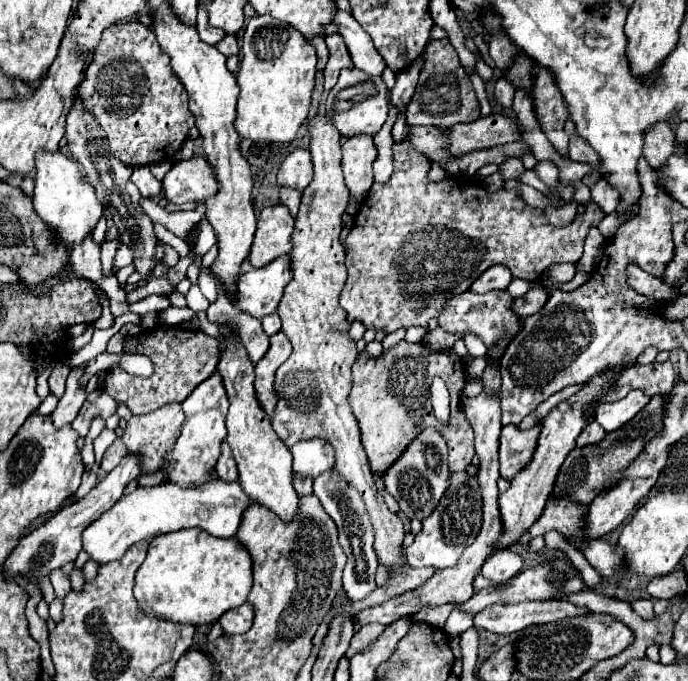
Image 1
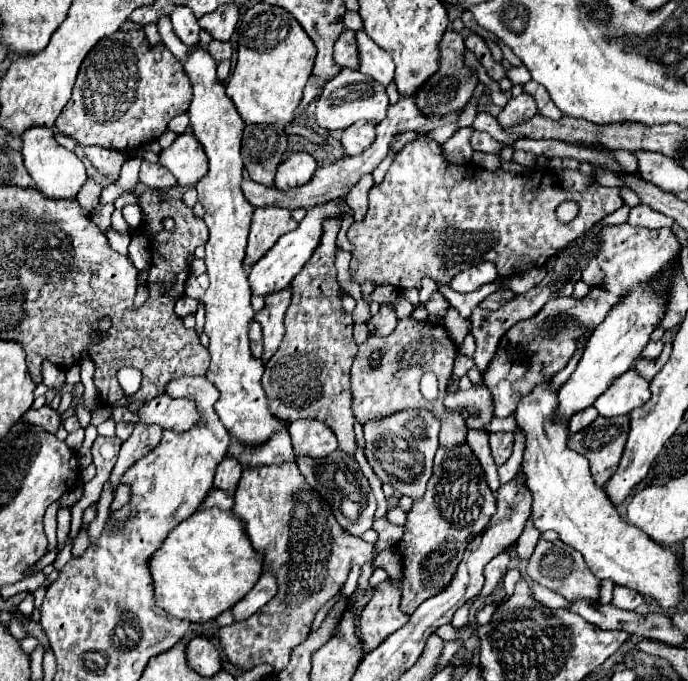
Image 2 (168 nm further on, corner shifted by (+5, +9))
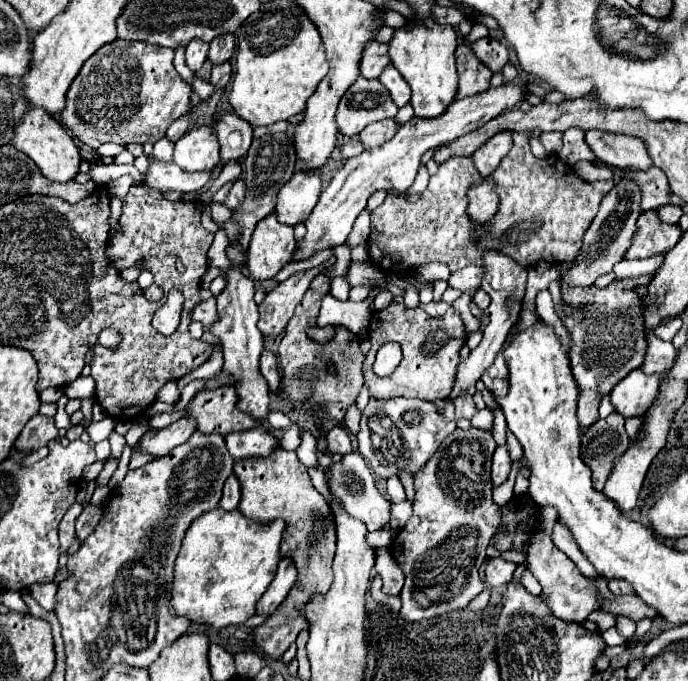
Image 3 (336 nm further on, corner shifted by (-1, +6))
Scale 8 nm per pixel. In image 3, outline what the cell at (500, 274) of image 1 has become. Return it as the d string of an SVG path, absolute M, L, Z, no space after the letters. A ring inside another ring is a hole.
M464 267L456 273L452 273L450 281L448 281L448 285L452 289L458 289L462 293L480 289L480 283L482 283L482 267Z

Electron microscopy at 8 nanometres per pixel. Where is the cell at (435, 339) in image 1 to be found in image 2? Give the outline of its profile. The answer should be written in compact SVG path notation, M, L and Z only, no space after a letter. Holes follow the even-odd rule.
M434 292L430 298L428 298L428 302L426 302L426 310L428 310L428 314L430 316L436 316L438 318L438 322L442 322L442 318L444 318L444 314L446 314L446 310L450 308L450 304L446 302L446 298L438 292Z

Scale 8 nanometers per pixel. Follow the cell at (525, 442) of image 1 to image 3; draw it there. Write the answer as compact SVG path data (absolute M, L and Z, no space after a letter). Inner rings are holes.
M498 445L494 451L494 463L492 463L492 483L500 485L508 479L508 473L512 469L512 459L508 457L506 445Z

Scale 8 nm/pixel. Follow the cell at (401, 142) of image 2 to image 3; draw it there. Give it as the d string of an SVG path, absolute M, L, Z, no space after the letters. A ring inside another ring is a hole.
M506 83L506 85L500 85L500 87L490 87L490 89L486 89L478 95L472 95L472 97L466 97L466 99L460 99L460 101L452 101L448 105L446 113L442 113L438 117L432 117L432 119L412 117L410 121L400 125L396 135L390 141L386 141L382 147L364 151L358 157L348 159L344 163L344 167L334 175L332 183L322 191L320 201L316 203L310 217L306 219L306 235L298 243L298 247L292 255L292 261L304 261L304 259L310 259L312 255L316 255L322 249L332 249L332 247L342 245L346 241L356 217L366 207L368 197L374 191L378 191L378 189L386 189L386 191L398 189L398 191L404 193L414 183L420 159L428 149L450 143L458 137L464 137L466 133L470 133L470 131L478 129L480 125L488 123L490 119L494 119L502 111L508 111L514 105L518 105L518 101L524 95L526 95L524 85Z

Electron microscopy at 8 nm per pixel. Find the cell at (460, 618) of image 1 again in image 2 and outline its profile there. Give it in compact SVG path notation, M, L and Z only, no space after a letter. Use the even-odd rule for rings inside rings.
M502 552L498 556L494 556L486 568L484 568L484 588L482 588L480 594L474 598L468 600L467 604L473 604L477 599L485 596L490 596L492 590L498 586L498 582L504 578L506 570L508 570L508 562L510 562L510 554L508 552Z

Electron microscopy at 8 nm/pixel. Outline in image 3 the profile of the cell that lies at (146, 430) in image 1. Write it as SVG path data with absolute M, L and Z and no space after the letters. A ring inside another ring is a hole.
M234 387L204 389L194 395L186 409L186 419L194 419L200 433L228 435L232 431L252 429L260 423L236 409Z

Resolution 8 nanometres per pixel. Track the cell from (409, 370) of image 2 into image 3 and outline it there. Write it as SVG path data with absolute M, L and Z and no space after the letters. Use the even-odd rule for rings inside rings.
M390 303L382 311L372 313L370 321L370 343L372 349L364 361L364 381L372 397L386 401L386 397L416 397L424 401L446 399L454 389L454 373L458 367L458 351L466 341L466 331L460 321L460 315L454 309L448 309L444 317L434 319L428 313L418 309L406 309L404 303ZM388 341L396 341L402 345L402 363L390 377L376 377L372 373L372 363L378 347Z

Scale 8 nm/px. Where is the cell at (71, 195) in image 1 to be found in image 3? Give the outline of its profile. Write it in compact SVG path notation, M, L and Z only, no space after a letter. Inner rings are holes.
M28 109L24 113L22 123L16 127L16 135L12 143L16 145L16 149L26 153L38 165L42 175L48 177L50 181L68 183L80 173L82 159L78 155L78 147L74 145L72 137L66 133L66 129L56 119L52 119L44 109Z

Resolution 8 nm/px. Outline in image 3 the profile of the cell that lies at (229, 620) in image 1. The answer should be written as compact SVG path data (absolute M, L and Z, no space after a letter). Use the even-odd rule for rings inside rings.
M282 559L278 563L278 571L276 571L274 581L270 583L270 587L266 589L266 593L260 597L260 601L256 605L256 613L264 615L264 617L274 613L274 609L284 601L284 597L292 589L294 581L296 581L296 567L292 565L290 559Z

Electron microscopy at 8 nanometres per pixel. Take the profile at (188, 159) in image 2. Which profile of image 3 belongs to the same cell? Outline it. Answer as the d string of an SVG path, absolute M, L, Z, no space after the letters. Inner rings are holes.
M194 125L176 141L172 161L186 171L212 171L218 165L218 139L208 125Z

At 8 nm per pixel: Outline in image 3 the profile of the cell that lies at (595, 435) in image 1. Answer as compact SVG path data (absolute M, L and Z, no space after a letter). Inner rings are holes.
M652 275L636 277L636 279L614 279L606 289L592 287L570 287L562 285L562 299L572 307L584 307L588 303L594 305L588 319L584 323L576 323L568 317L560 317L574 339L570 351L570 365L574 379L580 385L578 397L578 421L580 427L590 427L598 421L598 401L604 393L610 393L612 381L624 379L632 369L642 365L642 357L646 353L646 335L644 335L644 319L640 297L634 293L636 285L648 285Z

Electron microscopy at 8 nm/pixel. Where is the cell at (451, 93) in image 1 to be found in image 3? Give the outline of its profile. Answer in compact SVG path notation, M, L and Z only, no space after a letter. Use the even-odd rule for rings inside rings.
M468 45L456 47L456 69L458 69L458 91L456 99L464 99L482 93L490 87L492 71L482 65Z

